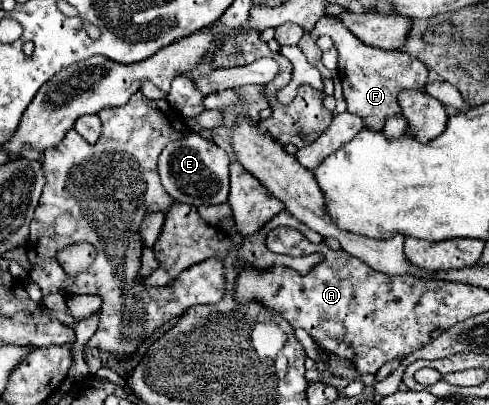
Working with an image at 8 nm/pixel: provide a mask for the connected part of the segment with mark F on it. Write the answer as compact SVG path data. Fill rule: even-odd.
M323 16L311 35L317 39L319 35L329 35L339 51L339 71L343 83L343 95L347 101L347 111L359 115L369 129L381 131L385 117L401 113L397 103L397 93L401 89L423 89L427 83L427 67L403 51L385 51L375 49L361 43L349 29L343 27L338 17Z

